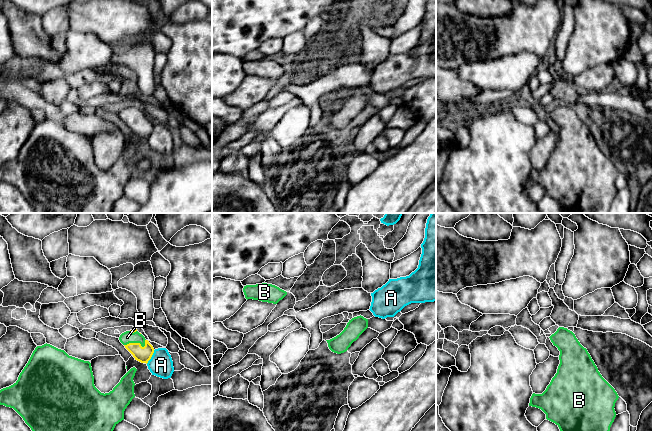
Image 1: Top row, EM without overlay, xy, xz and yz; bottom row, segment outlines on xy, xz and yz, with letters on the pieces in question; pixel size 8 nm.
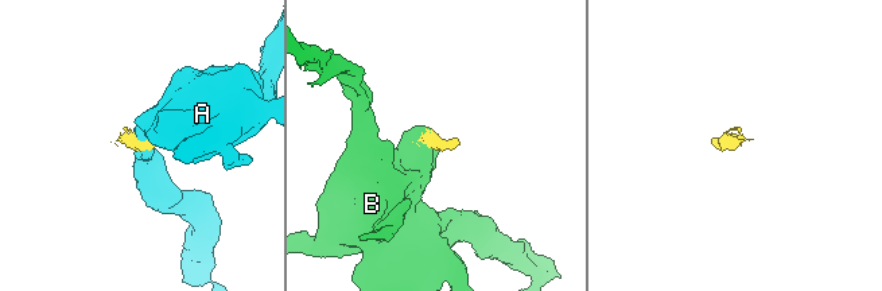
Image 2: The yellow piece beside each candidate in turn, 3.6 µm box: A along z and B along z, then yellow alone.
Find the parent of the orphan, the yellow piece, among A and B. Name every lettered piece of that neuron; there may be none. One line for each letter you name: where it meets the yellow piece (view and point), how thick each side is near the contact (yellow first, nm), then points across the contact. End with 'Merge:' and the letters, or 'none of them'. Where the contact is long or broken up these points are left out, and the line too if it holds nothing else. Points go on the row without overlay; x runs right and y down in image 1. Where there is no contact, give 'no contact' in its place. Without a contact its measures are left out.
B: meets yellow in xy at (137, 119); 130 nm thick on the yellow side, 100 nm on the other; runs through xy (142, 130), (142, 126), (137, 119), (127, 113)
Merge: B

